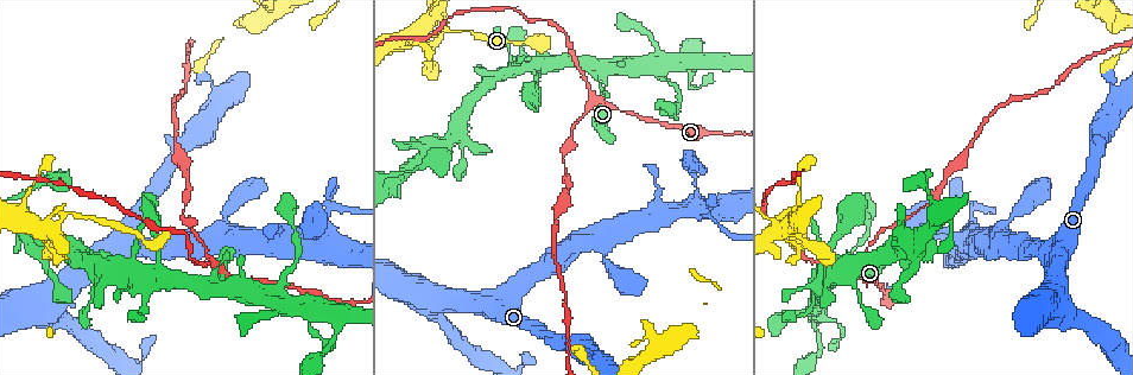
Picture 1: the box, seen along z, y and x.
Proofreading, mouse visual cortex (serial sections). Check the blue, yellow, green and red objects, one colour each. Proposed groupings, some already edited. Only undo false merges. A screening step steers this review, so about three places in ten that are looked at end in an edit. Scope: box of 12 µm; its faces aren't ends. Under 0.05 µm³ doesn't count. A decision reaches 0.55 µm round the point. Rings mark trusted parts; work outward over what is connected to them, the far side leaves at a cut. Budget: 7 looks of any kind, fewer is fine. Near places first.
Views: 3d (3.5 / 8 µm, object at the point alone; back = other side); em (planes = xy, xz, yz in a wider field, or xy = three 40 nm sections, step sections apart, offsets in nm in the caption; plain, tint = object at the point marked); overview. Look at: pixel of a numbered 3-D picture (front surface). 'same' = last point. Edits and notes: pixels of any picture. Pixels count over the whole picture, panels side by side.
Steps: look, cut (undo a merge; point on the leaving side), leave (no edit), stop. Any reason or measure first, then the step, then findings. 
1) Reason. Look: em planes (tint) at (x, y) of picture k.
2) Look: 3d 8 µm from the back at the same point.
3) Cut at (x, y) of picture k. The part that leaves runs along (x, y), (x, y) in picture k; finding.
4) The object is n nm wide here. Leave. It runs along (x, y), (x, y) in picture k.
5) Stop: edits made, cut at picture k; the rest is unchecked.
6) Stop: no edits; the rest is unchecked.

Three arms meet. Look: em xy step 3 (tint) at (222, 263) of picture 1.

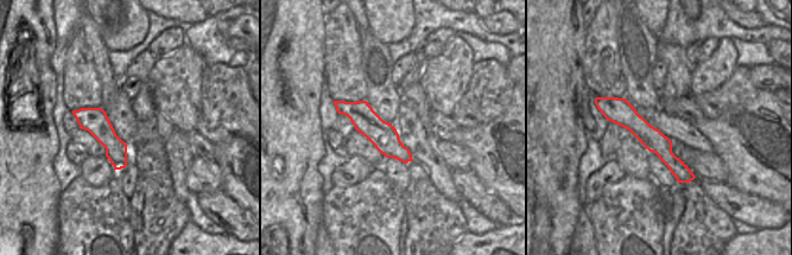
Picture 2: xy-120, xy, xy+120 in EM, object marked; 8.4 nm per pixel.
Look: 3d 3.5 µm at the same point.

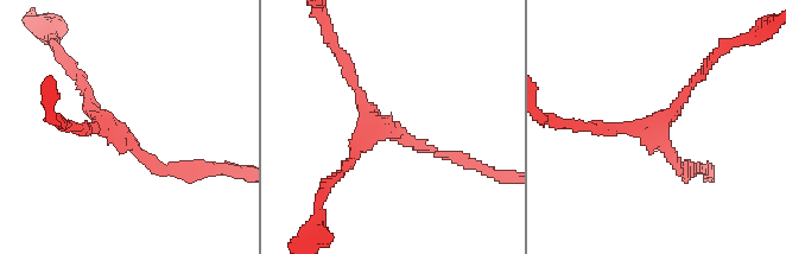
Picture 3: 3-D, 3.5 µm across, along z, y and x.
The arms are 150, 150, 150 nm wide. Leave. It runs along (604, 102), (633, 121), (690, 177) in picture 2; continuous, no second cell.

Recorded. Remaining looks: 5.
Narrows sharply. Look: 3d 3.5 µm at (712, 220) of picture 1.

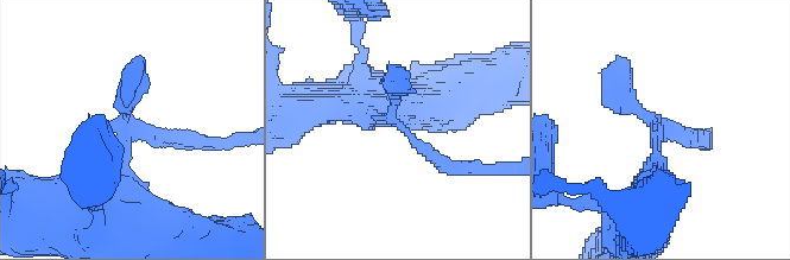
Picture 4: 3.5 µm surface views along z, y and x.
3 arms meet here; the arms are 200, 300, 450 nm wide. Look: em xy step 2 (tint) at (662, 137) of picture 4.

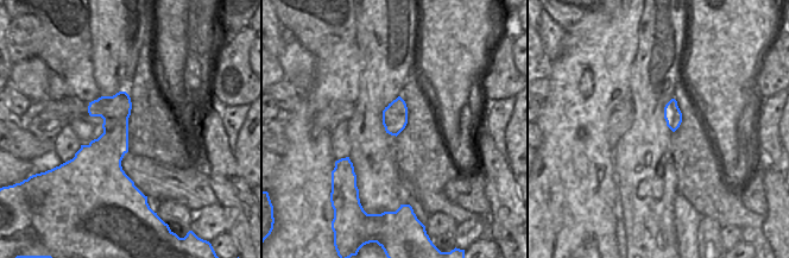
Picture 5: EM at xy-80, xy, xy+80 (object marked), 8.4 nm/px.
Cut at (681, 134) of picture 4. A second cell is stuck on.

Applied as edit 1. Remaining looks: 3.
Three-way junction. Look: 3d 8 µm from the back at (643, 65) of picture 1.

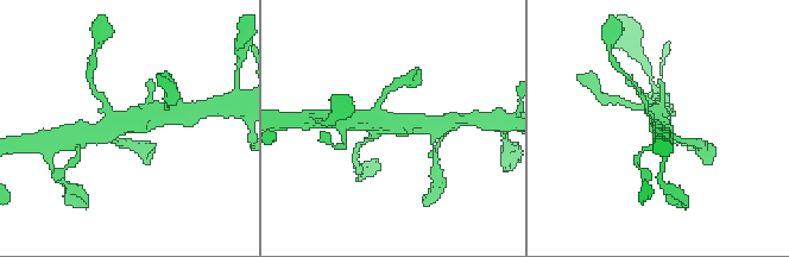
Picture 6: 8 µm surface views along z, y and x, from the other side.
3 arms meet here; the arms are 150, 450, 450 nm wide. Look: em xy step 2 (tint) at (390, 122) of picture 6.

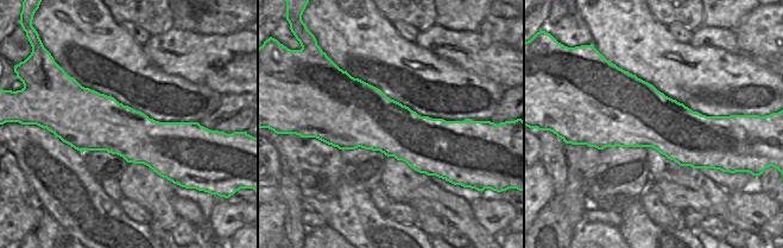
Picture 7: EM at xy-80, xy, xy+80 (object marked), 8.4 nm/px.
Leave. One cell here.

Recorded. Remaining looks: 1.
Stop: edits made, cut at picture 4; the rest is unchecked.

